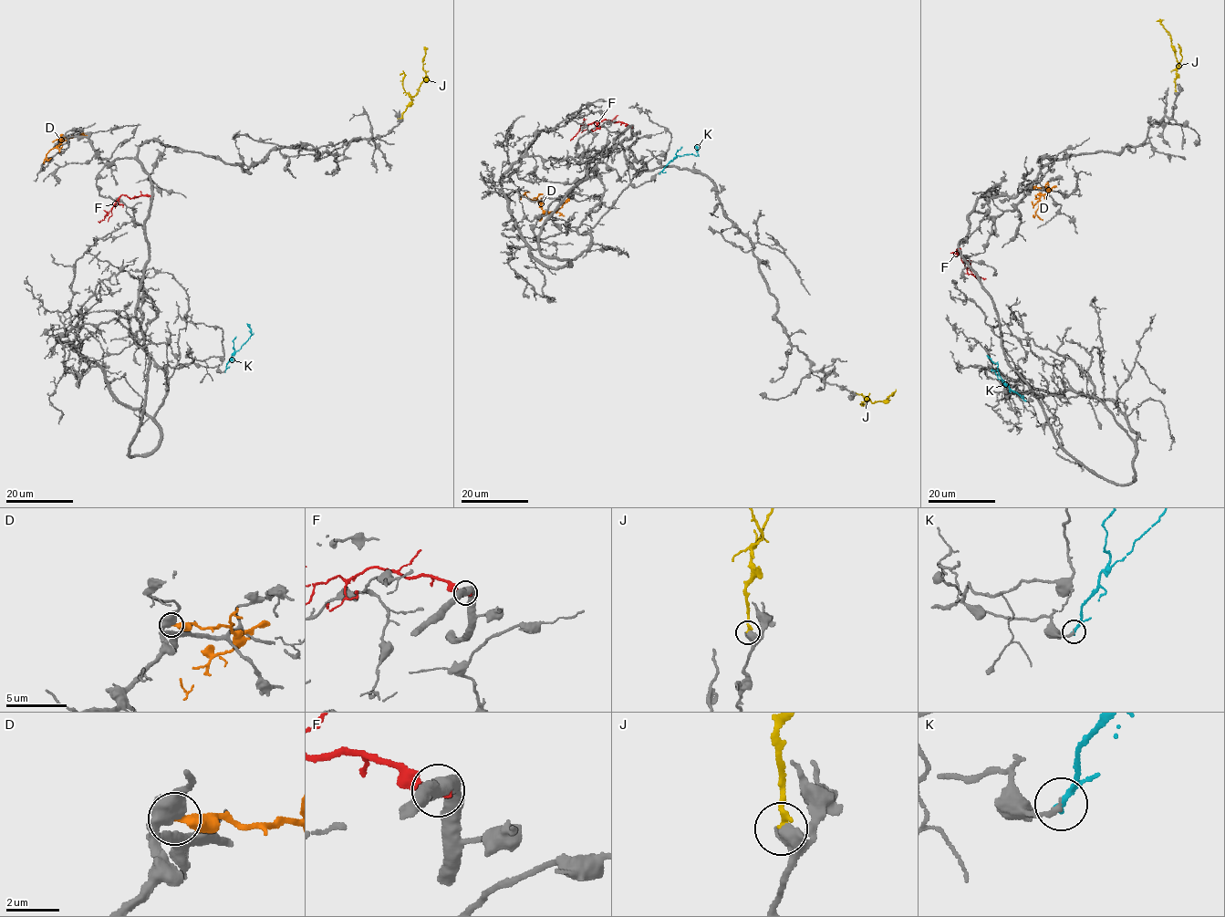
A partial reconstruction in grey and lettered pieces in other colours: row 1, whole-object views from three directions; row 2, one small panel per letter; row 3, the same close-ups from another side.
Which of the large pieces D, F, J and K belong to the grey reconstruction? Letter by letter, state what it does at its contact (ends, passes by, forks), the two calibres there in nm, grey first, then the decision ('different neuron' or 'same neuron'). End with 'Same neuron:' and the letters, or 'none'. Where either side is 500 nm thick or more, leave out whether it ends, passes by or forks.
D: 800 nm thick on the grey side, 420 nm on the other; different neuron
F: 550 nm thick on the grey side, 360 nm on the other; different neuron
J: it ends there; 360 nm thick on the grey side, 260 nm on the other; different neuron
K: it passes by; 190 nm thick on the grey side, 180 nm on the other; different neuron
Same neuron: none

